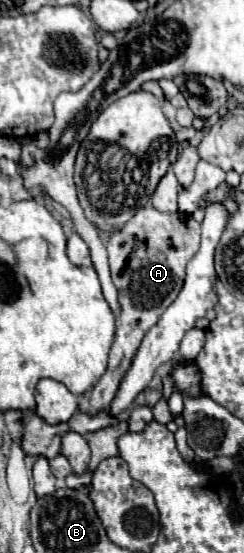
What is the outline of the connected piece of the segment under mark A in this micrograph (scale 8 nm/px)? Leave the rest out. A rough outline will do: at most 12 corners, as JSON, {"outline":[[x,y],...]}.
{"outline":[[139,208],[107,240],[121,314],[87,412],[111,406],[181,292],[199,222]]}

